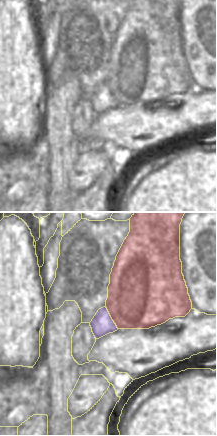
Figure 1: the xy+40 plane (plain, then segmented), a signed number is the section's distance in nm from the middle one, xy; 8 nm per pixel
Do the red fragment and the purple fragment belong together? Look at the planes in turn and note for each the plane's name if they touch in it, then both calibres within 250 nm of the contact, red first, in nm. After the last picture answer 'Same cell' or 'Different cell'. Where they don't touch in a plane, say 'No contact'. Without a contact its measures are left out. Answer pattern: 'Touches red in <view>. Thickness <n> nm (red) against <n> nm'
Touches red in xy+40. Thickness 460 nm (red) against 180 nm

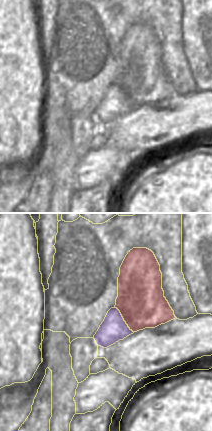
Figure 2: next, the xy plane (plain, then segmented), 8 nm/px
Touches red in xy. Thickness 380 nm (red) against 200 nm

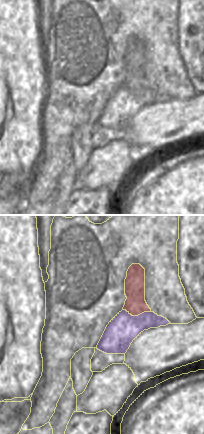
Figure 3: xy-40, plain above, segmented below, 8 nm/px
Touches red in xy-40. Thickness 170 nm (red) against 240 nm

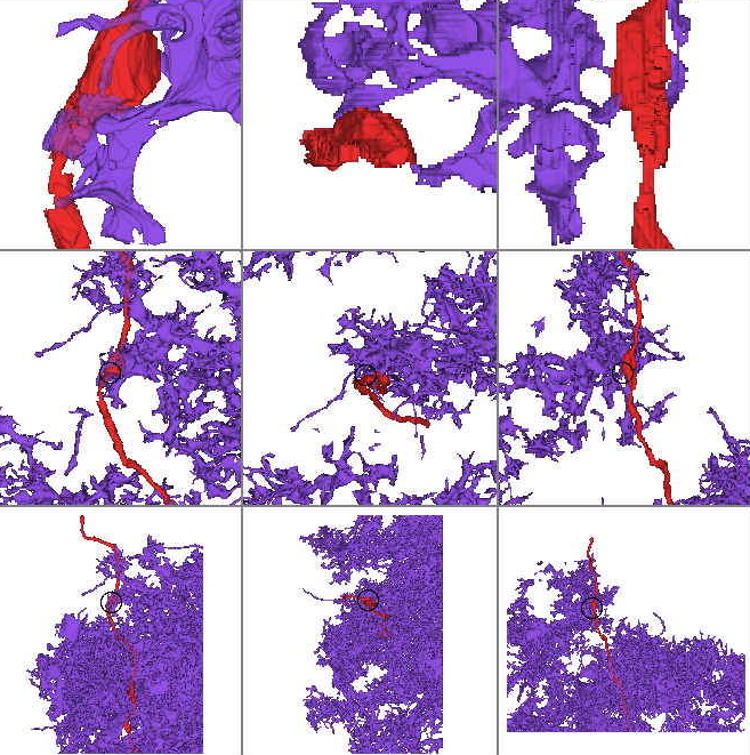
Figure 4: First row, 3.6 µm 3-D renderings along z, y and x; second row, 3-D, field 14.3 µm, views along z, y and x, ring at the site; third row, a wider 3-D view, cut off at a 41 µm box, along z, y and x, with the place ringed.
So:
Different cell

